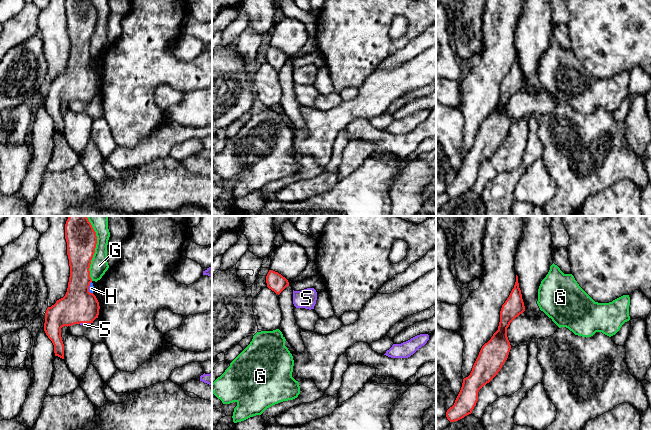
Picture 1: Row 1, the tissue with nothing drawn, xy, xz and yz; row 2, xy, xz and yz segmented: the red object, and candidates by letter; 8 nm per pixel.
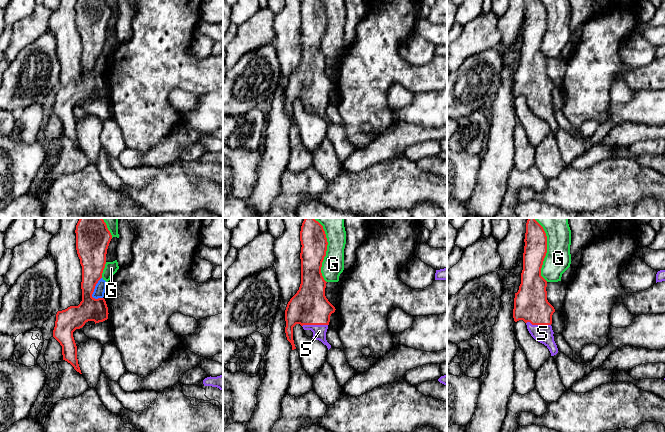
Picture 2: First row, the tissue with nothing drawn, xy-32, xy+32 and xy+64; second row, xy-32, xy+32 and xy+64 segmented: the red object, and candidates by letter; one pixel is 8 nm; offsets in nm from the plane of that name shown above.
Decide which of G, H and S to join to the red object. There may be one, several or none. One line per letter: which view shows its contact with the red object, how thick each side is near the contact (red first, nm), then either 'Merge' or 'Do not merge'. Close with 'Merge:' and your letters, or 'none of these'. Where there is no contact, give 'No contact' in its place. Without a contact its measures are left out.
G: Touches red in xy. Thickness 240 nm (red) against 160 nm. Do not merge
H: Touches red in xy. Thickness 280 nm (red) against 50 nm. Do not merge
S: Touches red in xy. Thickness 280 nm (red) against 30 nm. Merge
Merge: S

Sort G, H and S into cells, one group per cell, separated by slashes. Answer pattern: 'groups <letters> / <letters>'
groups G / H / S

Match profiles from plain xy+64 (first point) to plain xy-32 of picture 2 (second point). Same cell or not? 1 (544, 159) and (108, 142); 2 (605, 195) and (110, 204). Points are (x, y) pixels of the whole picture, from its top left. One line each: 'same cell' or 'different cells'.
1: different cells
2: different cells

